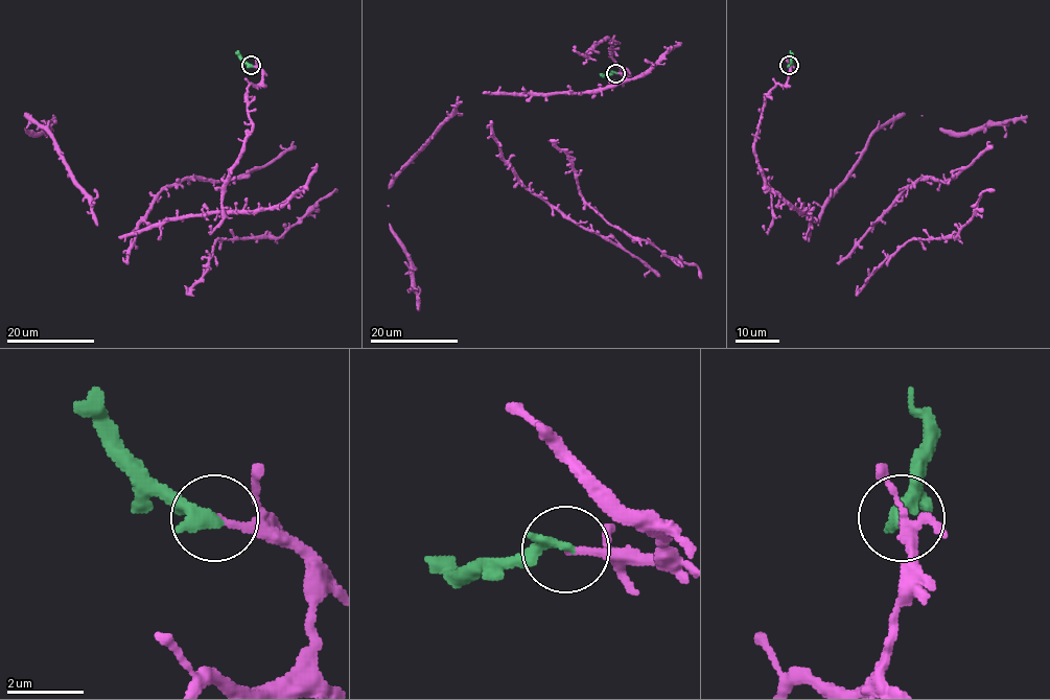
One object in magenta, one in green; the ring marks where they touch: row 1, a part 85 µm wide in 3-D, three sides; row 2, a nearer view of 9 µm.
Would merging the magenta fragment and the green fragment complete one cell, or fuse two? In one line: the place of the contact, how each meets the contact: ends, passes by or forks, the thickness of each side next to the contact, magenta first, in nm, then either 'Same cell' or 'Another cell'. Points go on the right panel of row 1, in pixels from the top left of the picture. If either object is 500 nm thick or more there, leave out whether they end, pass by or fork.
Place: (789, 65). At the ring magenta ends. At the ring green ends. Thickness 180 nm (magenta) against 360 nm. Same cell

